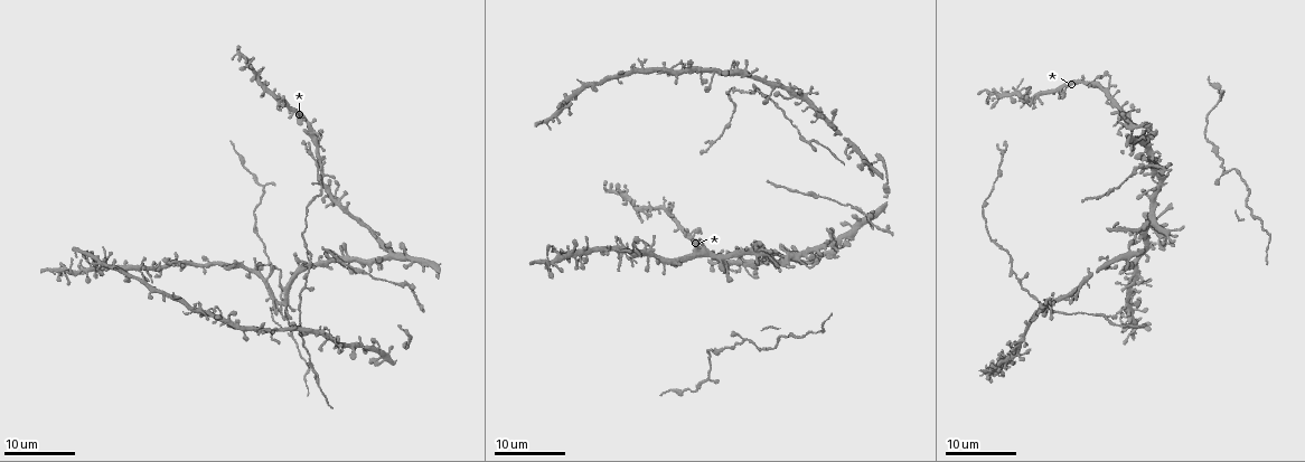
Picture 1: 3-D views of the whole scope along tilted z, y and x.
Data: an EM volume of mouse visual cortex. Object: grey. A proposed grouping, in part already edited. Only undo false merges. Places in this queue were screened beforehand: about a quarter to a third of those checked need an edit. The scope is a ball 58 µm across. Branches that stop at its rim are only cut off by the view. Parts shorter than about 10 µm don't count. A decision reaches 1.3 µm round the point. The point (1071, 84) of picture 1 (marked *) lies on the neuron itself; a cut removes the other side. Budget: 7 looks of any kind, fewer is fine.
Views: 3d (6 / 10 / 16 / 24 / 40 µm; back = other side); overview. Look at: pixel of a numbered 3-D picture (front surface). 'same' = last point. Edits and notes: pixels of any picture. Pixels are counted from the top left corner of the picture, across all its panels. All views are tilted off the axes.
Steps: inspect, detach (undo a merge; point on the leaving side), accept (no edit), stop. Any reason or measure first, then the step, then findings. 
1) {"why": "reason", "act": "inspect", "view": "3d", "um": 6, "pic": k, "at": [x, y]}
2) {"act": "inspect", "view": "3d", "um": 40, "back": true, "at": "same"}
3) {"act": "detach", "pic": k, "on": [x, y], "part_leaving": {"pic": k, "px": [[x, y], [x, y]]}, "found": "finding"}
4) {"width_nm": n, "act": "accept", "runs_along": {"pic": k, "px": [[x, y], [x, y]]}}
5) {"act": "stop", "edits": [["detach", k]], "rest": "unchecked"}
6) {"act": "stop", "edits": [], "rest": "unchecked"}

{"why": "two arms at a narrow angle", "act": "inspect", "view": "3d", "um": 24, "pic": 1, "at": [1033, 103]}

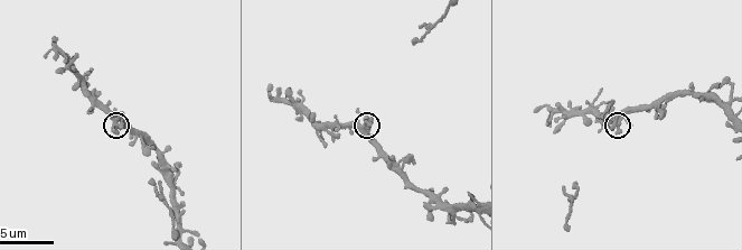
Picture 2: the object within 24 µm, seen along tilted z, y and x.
{"why": "zoom in", "act": "inspect", "view": "3d", "um": 10, "pic": 2, "at": [362, 128]}

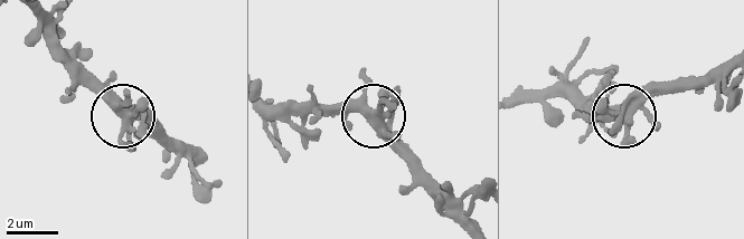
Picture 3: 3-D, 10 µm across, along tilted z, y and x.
{"act": "accept", "runs_along": {"pic": 3, "px": [[459, 217], [392, 150], [367, 113], [307, 114]]}, "found": "one neuron here"}

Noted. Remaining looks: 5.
{"why": "three arms meet", "act": "inspect", "view": "3d", "um": 16, "pic": 1, "at": [744, 341]}

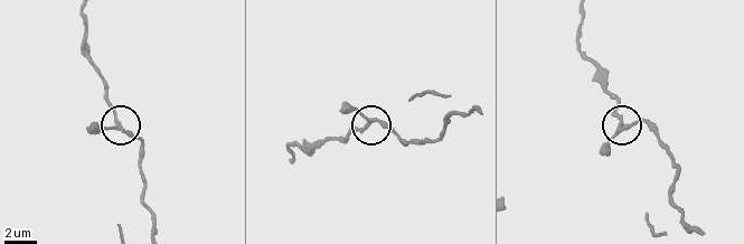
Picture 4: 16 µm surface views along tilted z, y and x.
{"act": "inspect", "view": "3d", "um": 6, "pic": 4, "at": [121, 126]}

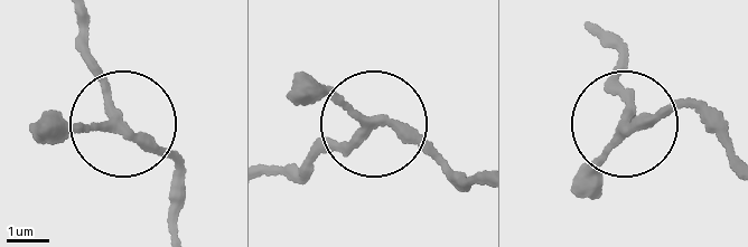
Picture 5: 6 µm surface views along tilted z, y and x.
{"arms": 3, "act": "accept", "found": "one neuron here"}

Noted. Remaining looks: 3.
{"why": "four-way junction", "act": "inspect", "view": "3d", "um": 24, "pic": 1, "at": [771, 99]}

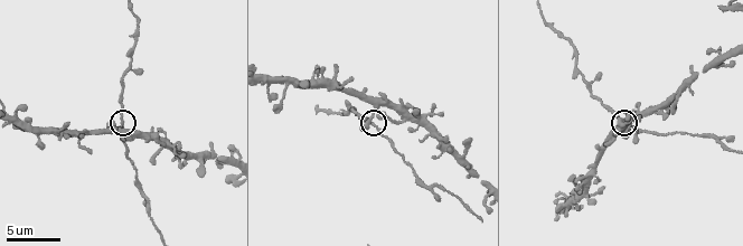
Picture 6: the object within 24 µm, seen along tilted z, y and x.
{"act": "inspect", "view": "3d", "um": 10, "pic": 6, "at": [373, 122]}

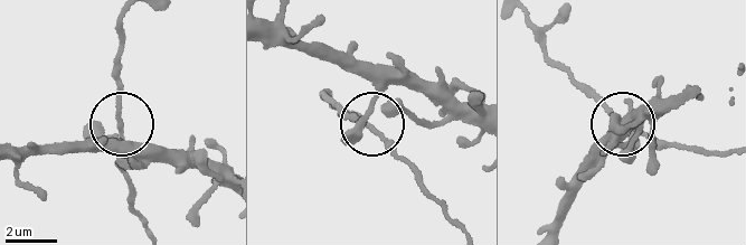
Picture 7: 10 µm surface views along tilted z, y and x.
{"act": "accept", "runs_along": {"pic": 7, "px": [[124, 17], [116, 104], [124, 172]]}, "found": "one neuron here"}

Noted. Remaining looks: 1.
{"act": "stop", "edits": [], "rest": "unchecked"}

